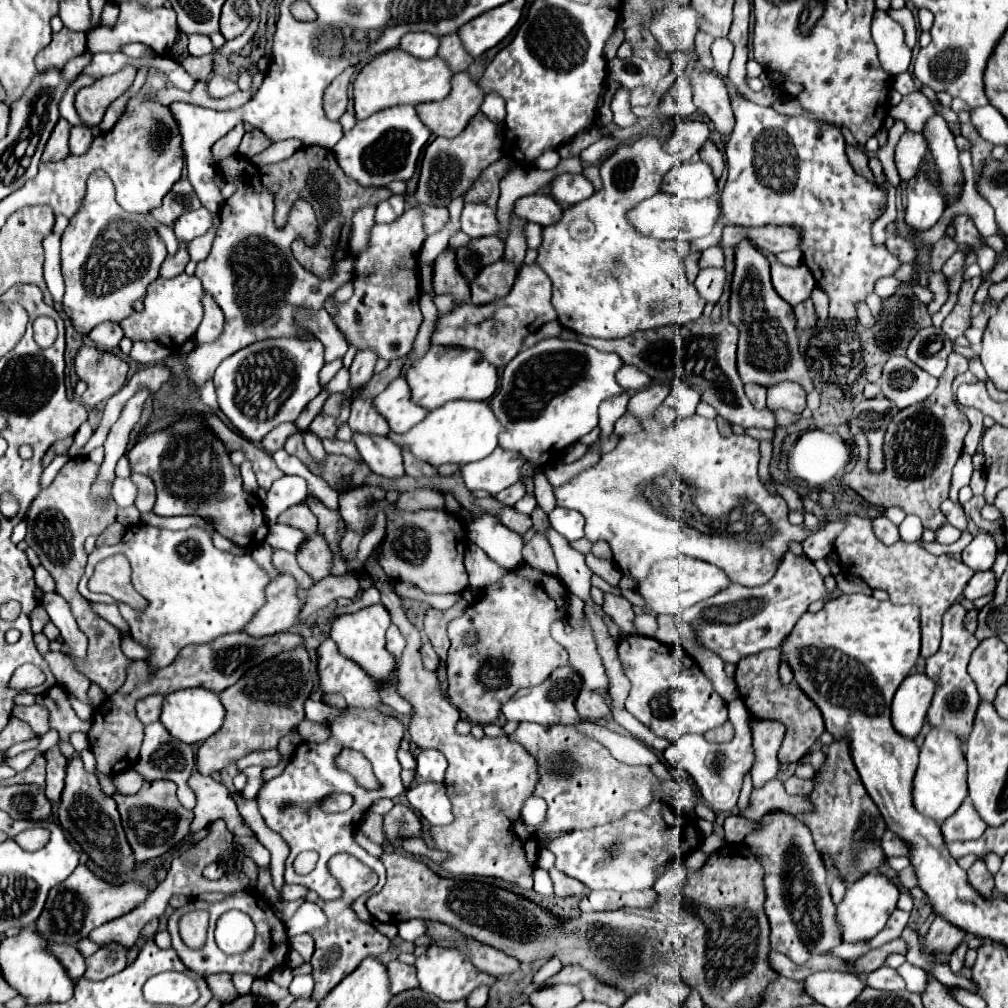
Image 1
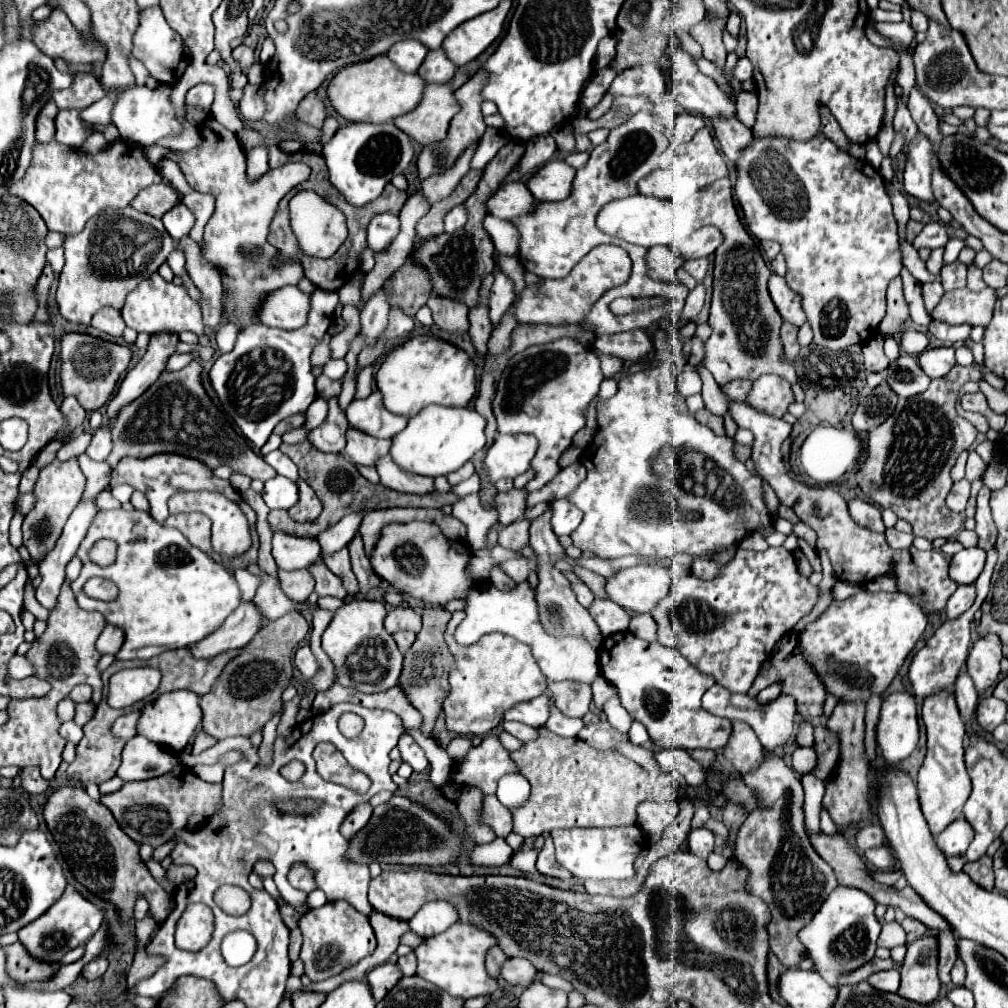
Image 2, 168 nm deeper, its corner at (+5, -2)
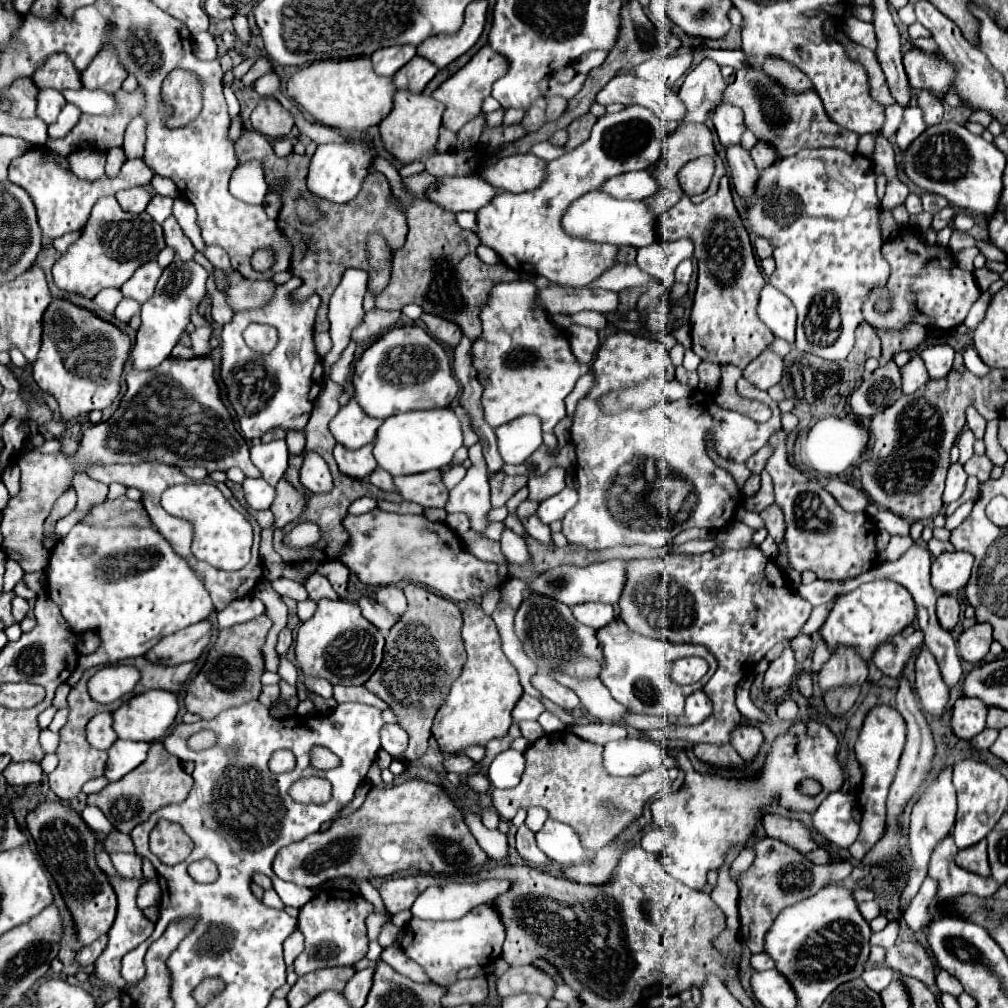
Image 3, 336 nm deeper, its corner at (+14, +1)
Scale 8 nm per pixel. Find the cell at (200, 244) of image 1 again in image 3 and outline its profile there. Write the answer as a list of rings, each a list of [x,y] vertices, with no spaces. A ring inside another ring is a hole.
[[[156,173],[151,180],[155,193],[175,199],[180,195],[177,186],[169,178],[164,178]]]

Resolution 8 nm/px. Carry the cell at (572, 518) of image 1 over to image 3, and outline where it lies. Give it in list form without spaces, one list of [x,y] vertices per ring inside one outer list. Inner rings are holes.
[[[564,488],[562,492],[554,494],[552,498],[546,498],[546,502],[540,504],[538,508],[538,516],[544,524],[550,524],[554,520],[562,520],[566,516],[566,512],[576,504],[578,500],[578,492],[572,488]]]

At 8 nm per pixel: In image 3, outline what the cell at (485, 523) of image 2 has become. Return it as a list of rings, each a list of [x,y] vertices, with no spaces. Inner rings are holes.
[[[428,470],[426,474],[396,476],[394,484],[404,500],[424,504],[424,508],[444,508],[448,502],[448,488],[442,482],[440,470]]]

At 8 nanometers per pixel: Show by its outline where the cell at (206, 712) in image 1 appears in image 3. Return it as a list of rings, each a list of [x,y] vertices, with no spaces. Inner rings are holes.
[[[148,690],[144,694],[138,694],[124,702],[118,710],[112,712],[114,718],[114,732],[122,740],[138,740],[138,742],[156,742],[162,740],[172,726],[174,718],[178,714],[178,698],[172,692],[166,690]]]

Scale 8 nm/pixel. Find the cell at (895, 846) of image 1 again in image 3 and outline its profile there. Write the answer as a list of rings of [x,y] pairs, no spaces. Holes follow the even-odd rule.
[[[834,792],[812,814],[812,826],[818,830],[818,834],[844,850],[858,838],[860,832],[860,826],[850,816],[852,802],[854,800],[850,794]]]

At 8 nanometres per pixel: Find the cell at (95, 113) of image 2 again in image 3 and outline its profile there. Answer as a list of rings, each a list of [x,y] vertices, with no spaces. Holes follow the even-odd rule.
[[[66,104],[66,106],[62,108],[58,120],[48,126],[48,136],[50,136],[50,138],[62,138],[62,136],[66,136],[66,134],[72,130],[72,126],[78,122],[80,114],[82,114],[82,112],[80,112],[74,104]]]

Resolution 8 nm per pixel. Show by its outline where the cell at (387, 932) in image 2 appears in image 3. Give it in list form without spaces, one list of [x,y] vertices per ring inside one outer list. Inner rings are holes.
[[[372,912],[372,914],[368,916],[368,938],[370,938],[370,940],[376,940],[376,938],[378,938],[378,934],[380,934],[382,924],[386,924],[386,922],[388,922],[388,918],[386,918],[386,916]]]

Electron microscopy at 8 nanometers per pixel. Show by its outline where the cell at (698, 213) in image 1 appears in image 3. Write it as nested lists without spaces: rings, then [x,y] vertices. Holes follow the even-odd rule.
[[[592,190],[590,194],[582,194],[570,210],[562,214],[562,230],[574,238],[590,240],[590,242],[608,242],[616,246],[648,246],[656,240],[656,216],[648,210],[644,202],[636,200],[616,200],[604,192]]]

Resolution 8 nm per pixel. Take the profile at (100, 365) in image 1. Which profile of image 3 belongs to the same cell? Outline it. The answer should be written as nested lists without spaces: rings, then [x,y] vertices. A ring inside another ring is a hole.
[[[52,298],[42,318],[42,346],[38,358],[32,362],[36,384],[58,400],[60,412],[70,424],[88,416],[92,410],[108,408],[120,392],[122,368],[130,356],[132,342],[128,334],[92,310],[64,298]]]

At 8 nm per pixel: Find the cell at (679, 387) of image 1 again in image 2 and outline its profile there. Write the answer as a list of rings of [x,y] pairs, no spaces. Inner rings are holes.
[[[683,371],[681,375],[677,375],[677,393],[681,395],[681,399],[687,399],[689,395],[701,393],[701,377],[695,371]]]

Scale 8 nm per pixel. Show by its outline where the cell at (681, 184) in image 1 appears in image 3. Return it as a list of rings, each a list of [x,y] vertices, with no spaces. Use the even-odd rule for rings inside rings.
[[[638,170],[638,172],[626,172],[620,176],[614,176],[604,182],[598,190],[614,196],[614,198],[630,198],[630,200],[644,200],[650,194],[658,190],[658,182],[648,170]]]

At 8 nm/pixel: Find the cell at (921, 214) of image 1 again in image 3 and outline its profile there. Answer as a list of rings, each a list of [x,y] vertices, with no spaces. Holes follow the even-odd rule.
[[[910,104],[904,108],[904,118],[902,118],[902,124],[896,132],[896,144],[898,148],[904,152],[910,142],[914,138],[918,138],[922,132],[926,130],[926,124],[924,124],[924,118],[922,118],[922,110],[916,106],[916,104]]]

